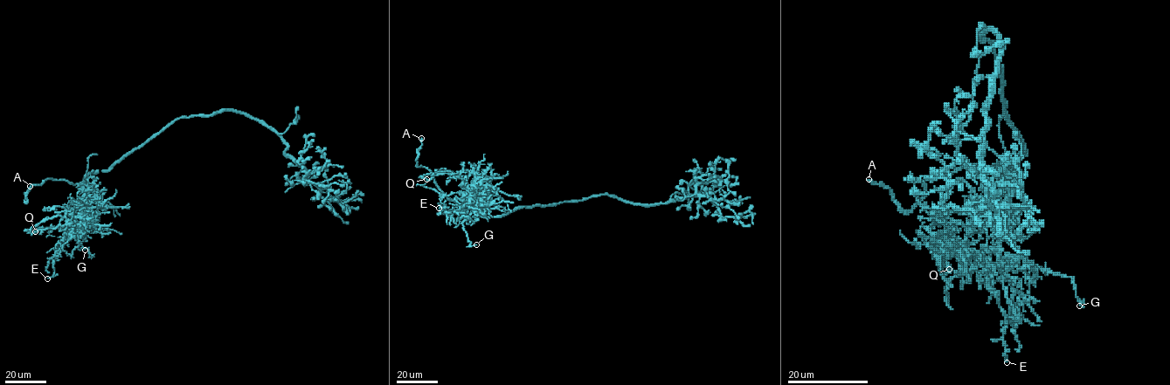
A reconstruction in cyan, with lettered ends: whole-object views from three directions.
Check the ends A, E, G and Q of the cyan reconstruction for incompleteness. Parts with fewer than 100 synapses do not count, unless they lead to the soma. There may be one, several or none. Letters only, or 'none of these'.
A

